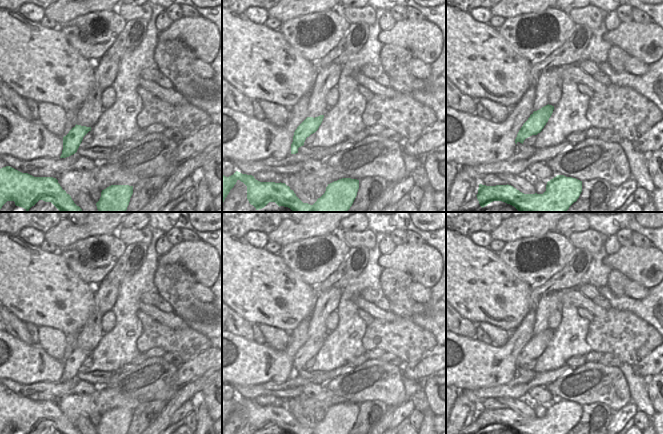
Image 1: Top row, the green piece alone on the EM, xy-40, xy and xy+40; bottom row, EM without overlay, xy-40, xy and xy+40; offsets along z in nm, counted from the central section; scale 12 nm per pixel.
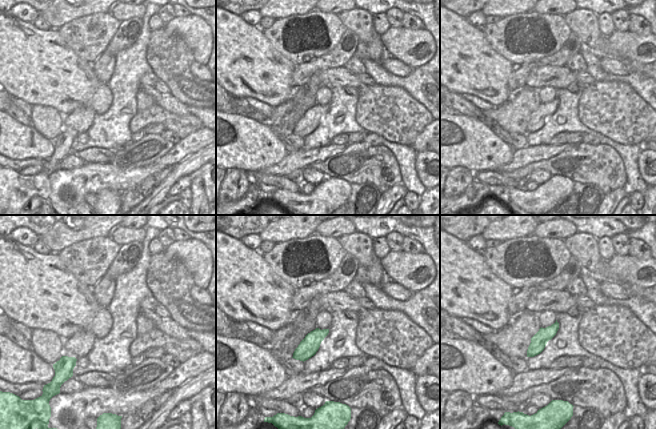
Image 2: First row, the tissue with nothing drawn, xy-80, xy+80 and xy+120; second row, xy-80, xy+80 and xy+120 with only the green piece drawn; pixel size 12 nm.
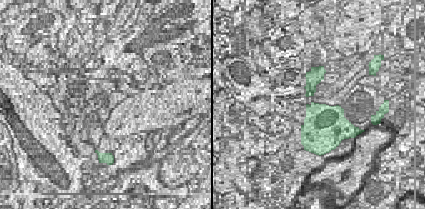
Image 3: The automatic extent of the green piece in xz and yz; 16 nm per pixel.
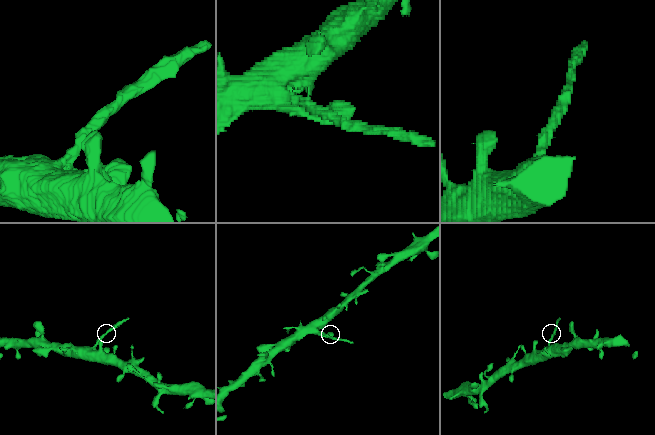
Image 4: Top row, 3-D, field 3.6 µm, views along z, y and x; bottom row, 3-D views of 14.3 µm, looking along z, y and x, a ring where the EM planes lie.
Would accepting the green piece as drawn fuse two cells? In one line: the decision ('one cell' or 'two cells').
two cells

